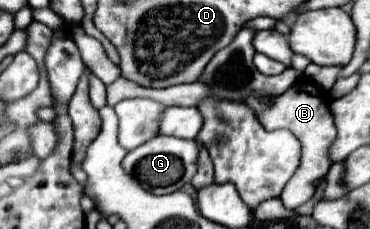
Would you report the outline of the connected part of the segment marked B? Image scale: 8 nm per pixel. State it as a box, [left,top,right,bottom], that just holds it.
[241,75,337,210]

